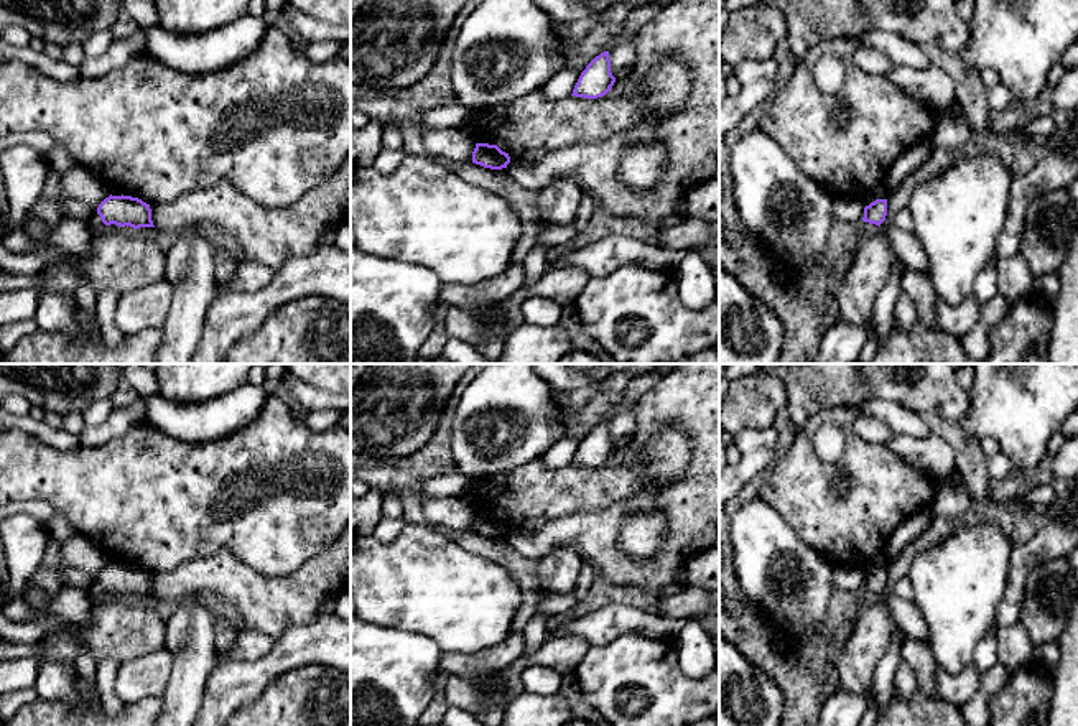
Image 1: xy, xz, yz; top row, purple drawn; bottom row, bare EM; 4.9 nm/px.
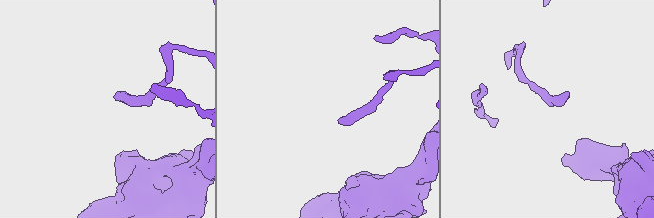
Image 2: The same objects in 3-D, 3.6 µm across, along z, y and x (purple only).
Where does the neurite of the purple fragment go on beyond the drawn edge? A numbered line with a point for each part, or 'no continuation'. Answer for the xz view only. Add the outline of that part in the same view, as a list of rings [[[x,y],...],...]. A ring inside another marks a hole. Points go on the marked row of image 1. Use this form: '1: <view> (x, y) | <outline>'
no continuation

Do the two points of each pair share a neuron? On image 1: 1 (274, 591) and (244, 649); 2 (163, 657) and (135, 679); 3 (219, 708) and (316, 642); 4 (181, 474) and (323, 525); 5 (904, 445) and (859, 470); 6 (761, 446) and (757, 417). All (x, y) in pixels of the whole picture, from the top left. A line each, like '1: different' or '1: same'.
1: different
2: same
3: same
4: same
5: different
6: different

